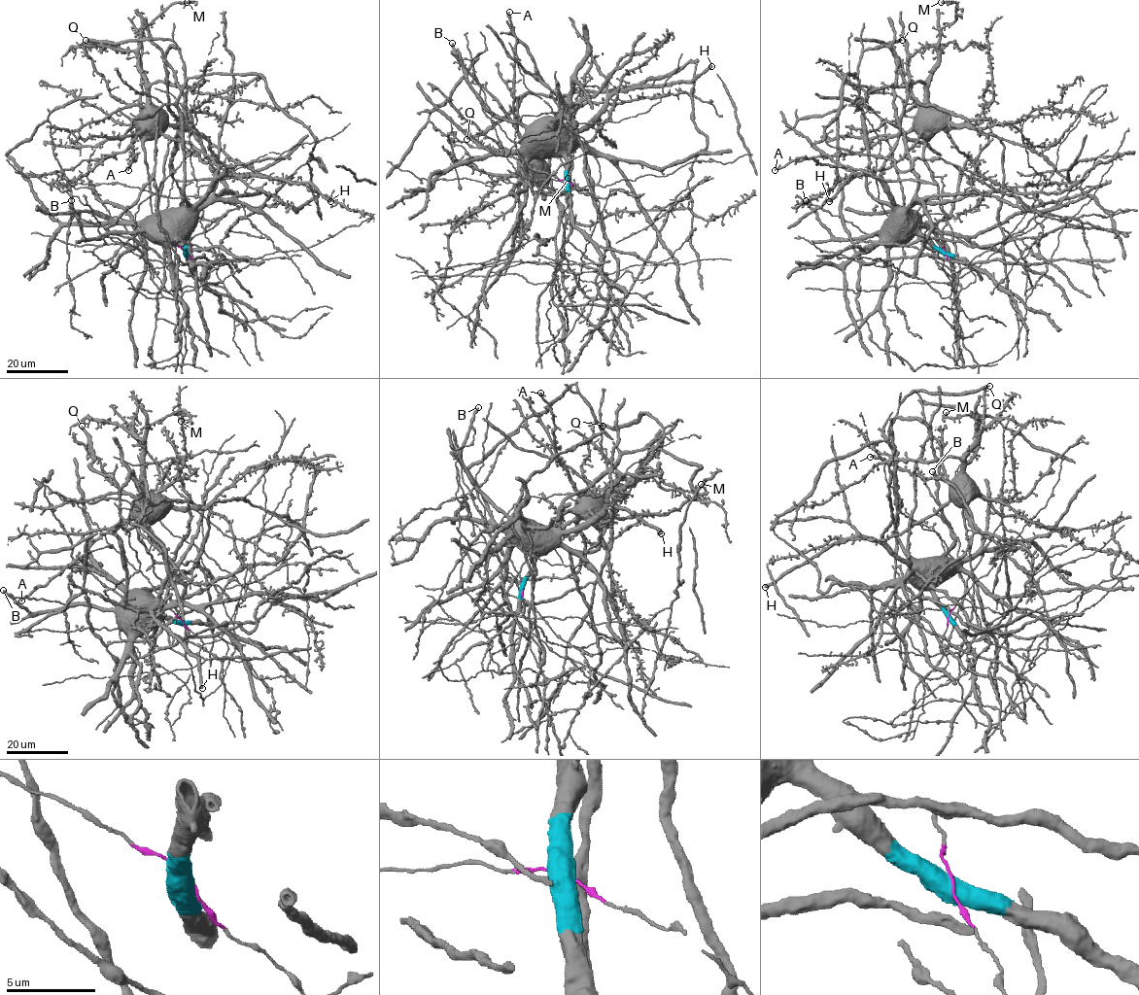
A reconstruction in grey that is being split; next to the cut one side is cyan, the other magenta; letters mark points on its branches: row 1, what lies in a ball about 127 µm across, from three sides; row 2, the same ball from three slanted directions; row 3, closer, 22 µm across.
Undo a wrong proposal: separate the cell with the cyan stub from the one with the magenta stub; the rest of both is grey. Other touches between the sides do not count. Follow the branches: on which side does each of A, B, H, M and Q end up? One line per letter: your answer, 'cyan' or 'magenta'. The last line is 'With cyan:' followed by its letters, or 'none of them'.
A: magenta
B: cyan
H: cyan
M: magenta
Q: cyan
With cyan: B, H, Q

